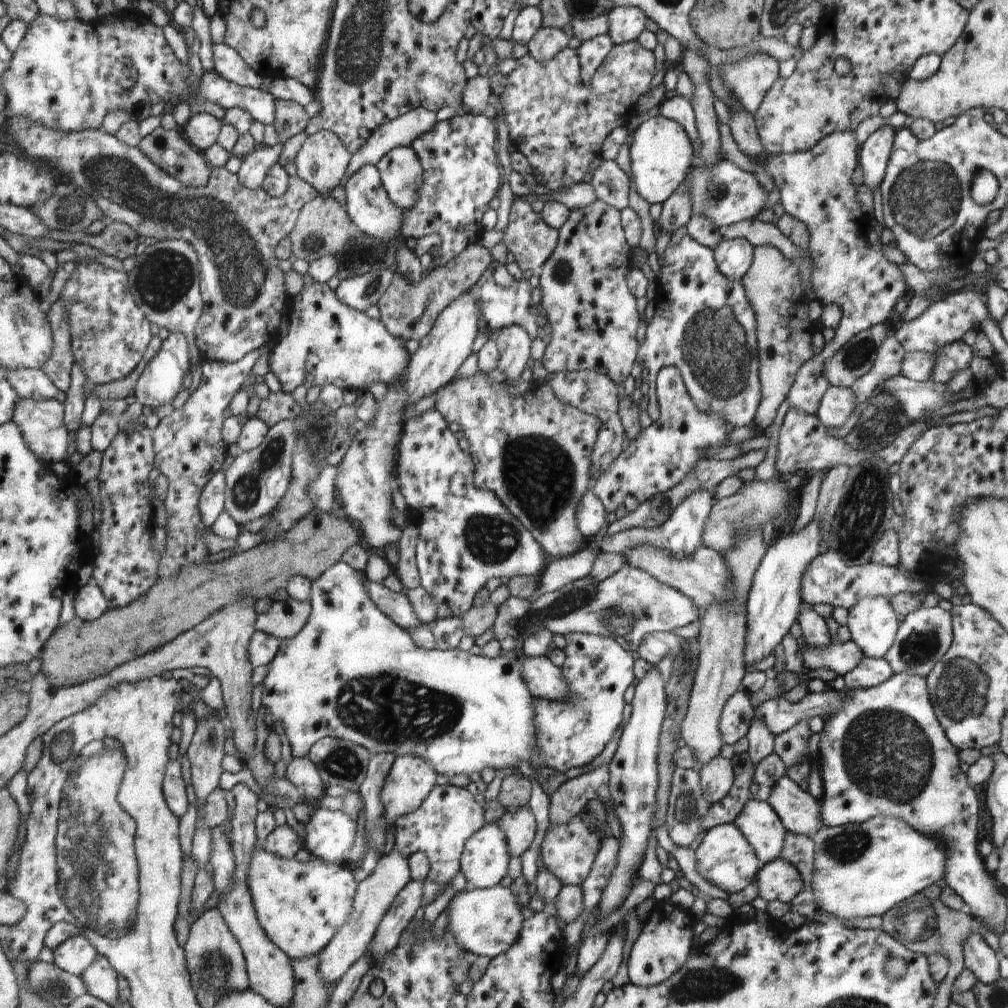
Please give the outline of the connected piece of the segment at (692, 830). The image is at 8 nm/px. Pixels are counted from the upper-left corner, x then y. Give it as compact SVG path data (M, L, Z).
M677 767L671 779L671 794L665 816L665 828L676 846L683 849L692 846L696 836L701 833L701 821L705 818L708 810L711 810L711 803L707 802L703 796L699 774L691 769L685 770Z

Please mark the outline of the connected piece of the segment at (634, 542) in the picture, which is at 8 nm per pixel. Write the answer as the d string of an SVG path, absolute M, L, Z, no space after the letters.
M705 489L691 493L671 514L670 519L655 528L633 527L610 537L607 535L600 543L600 550L606 553L624 553L626 549L634 549L649 545L662 550L677 560L685 560L702 546L702 534L705 523L711 514L714 498Z

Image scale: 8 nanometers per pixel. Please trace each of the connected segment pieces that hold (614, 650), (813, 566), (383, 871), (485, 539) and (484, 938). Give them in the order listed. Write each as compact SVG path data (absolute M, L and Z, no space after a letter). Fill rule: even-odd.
M571 633L564 636L567 642L565 662L561 668L569 684L569 696L563 702L533 698L535 702L536 732L539 738L539 760L531 763L533 768L548 766L558 772L568 772L591 763L602 753L605 745L613 738L614 732L624 718L624 692L636 680L632 668L635 658L615 639L592 634Z
M829 549L821 553L809 564L803 579L803 598L806 604L829 604L832 607L852 609L865 597L896 597L914 588L911 580L906 578L897 567L888 567L879 563L848 565L835 552Z
M393 849L389 854L382 853L379 859L372 874L357 884L351 914L344 922L342 929L335 935L332 942L318 954L320 958L319 974L327 985L338 983L346 976L347 971L363 957L374 941L384 916L412 880L408 858L402 851Z
M435 409L418 415L413 414L404 426L404 435L399 447L400 492L409 504L411 521L418 528L419 538L415 549L415 560L421 586L435 598L439 608L437 620L447 617L462 617L472 606L476 592L492 578L510 580L515 577L532 577L543 574L549 557L535 536L500 503L488 490L474 486L472 460L460 450L454 433L448 430L447 420ZM457 472L466 476L466 494L457 497L450 492L451 478Z
M494 886L472 892L463 891L455 895L447 908L450 909L450 914L449 928L446 931L453 932L459 946L468 951L471 957L488 956L494 959L500 954L508 953L520 938L525 924L511 887Z

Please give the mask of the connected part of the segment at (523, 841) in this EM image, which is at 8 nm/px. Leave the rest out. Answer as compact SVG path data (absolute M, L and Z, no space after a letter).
M522 807L520 810L516 810L514 814L506 811L496 823L507 834L509 851L512 857L520 857L535 839L537 824L530 808Z

